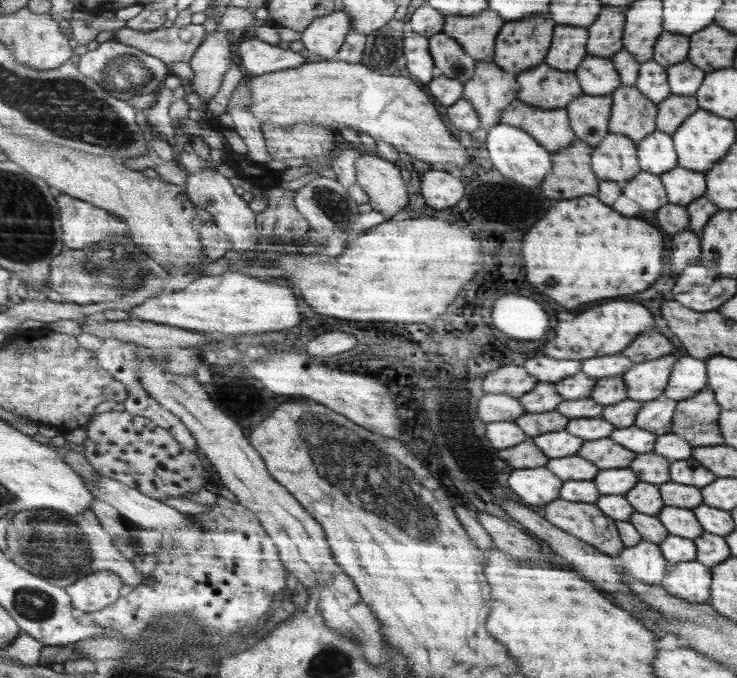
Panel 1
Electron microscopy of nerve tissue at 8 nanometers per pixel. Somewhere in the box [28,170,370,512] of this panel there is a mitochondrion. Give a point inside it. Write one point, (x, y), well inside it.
(107, 272)

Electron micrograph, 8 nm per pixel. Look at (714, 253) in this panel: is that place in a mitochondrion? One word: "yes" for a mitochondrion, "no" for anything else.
no

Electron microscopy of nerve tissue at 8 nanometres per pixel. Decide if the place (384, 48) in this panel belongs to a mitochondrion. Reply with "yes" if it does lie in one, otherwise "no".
yes

